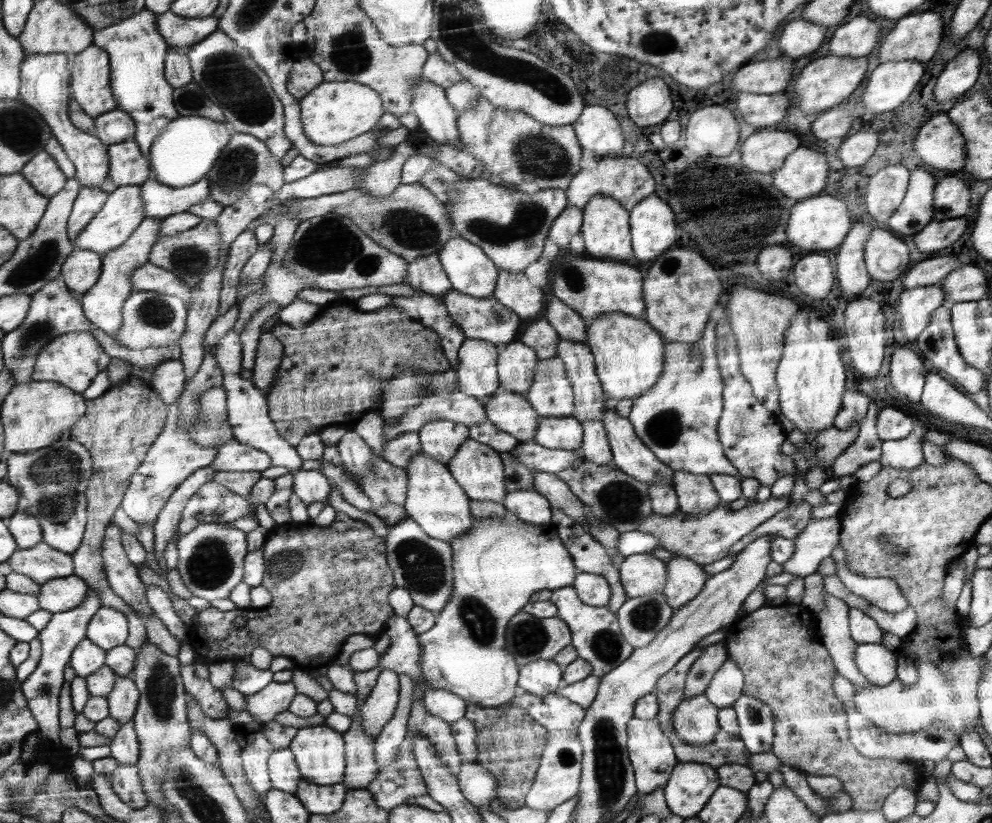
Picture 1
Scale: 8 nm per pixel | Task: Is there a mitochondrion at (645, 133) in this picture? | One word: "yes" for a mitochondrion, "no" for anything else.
no

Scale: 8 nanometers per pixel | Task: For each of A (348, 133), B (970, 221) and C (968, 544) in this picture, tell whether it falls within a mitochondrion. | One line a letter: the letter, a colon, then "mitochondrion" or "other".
A: other
B: other
C: other

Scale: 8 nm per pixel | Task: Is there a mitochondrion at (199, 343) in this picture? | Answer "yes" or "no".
no

